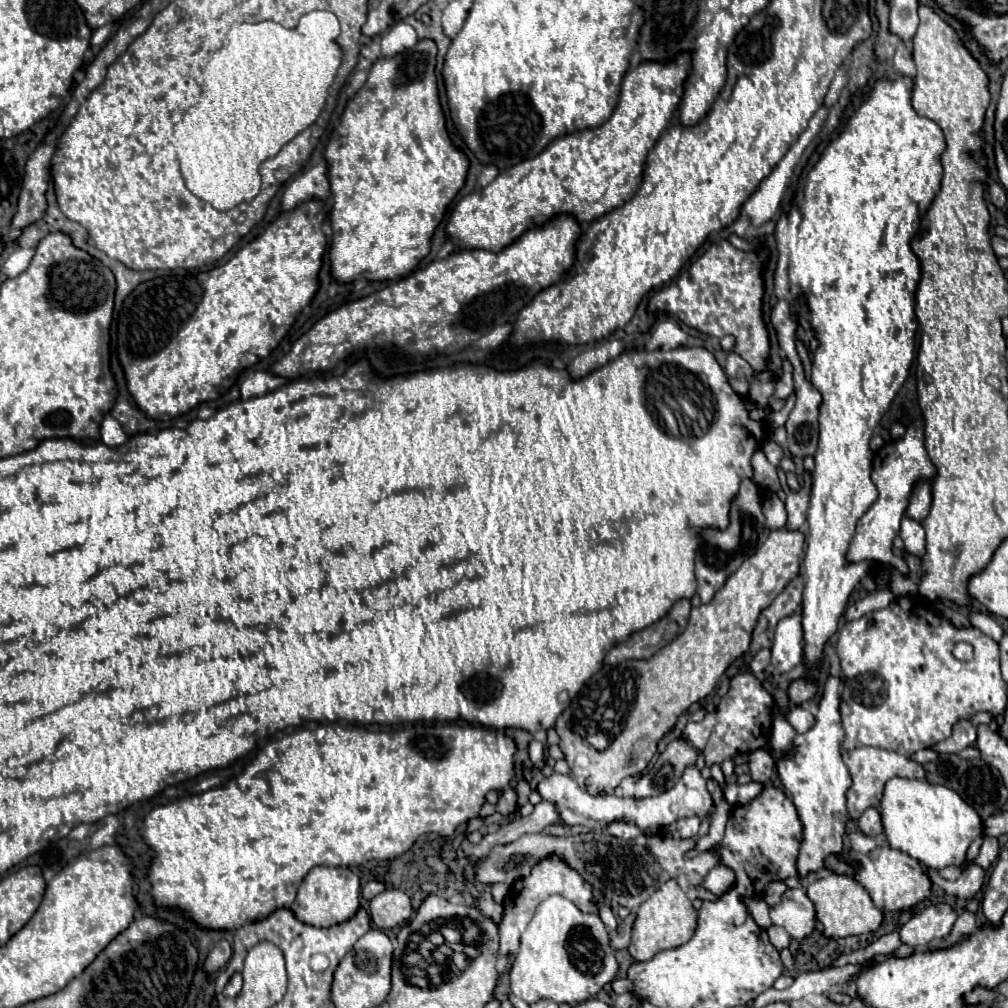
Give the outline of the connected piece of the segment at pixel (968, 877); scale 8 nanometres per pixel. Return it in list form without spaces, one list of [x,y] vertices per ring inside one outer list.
[[[970,864],[968,868],[964,868],[962,876],[958,880],[954,880],[954,882],[940,878],[938,874],[930,872],[928,868],[926,868],[926,874],[930,874],[932,882],[936,886],[940,886],[946,894],[952,894],[952,896],[958,896],[958,898],[964,898],[964,900],[968,900],[976,892],[980,892],[980,888],[984,884],[984,876],[986,876],[986,872],[978,864]]]

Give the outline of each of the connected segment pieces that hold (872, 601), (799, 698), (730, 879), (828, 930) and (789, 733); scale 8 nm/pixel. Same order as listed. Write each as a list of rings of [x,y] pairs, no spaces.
[[[878,590],[878,592],[870,592],[866,598],[850,604],[846,608],[846,620],[856,620],[872,610],[880,610],[880,608],[886,608],[890,602],[894,600],[894,594],[890,590]]]
[[[804,678],[792,682],[790,688],[788,688],[788,698],[790,698],[790,702],[794,702],[794,704],[802,704],[802,702],[806,702],[808,698],[812,698],[814,694],[816,694],[816,684],[814,684],[814,682],[808,682],[808,680],[804,680]]]
[[[718,864],[718,866],[714,866],[708,872],[708,876],[704,880],[704,888],[708,888],[710,892],[714,892],[716,896],[722,896],[724,892],[728,892],[732,888],[734,880],[736,880],[734,872],[728,866]]]
[[[826,874],[824,878],[812,882],[806,888],[806,894],[816,908],[816,920],[822,924],[822,934],[826,938],[838,940],[846,936],[858,936],[874,932],[882,924],[882,912],[872,904],[868,892],[848,876]]]
[[[776,716],[776,718],[774,718],[774,726],[772,726],[772,738],[770,738],[772,750],[784,752],[784,750],[792,744],[794,734],[796,734],[796,732],[794,732],[794,728],[788,724],[788,720],[782,718],[782,716]]]

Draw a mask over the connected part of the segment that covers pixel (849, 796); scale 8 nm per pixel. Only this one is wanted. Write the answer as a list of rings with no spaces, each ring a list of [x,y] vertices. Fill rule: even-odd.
[[[854,748],[854,750],[844,750],[842,752],[842,760],[850,770],[852,776],[852,786],[846,792],[846,808],[852,820],[858,820],[862,816],[862,812],[870,806],[880,806],[882,800],[882,792],[884,792],[884,784],[890,778],[918,778],[924,780],[926,772],[920,764],[916,764],[914,760],[898,754],[898,752],[890,752],[884,748]]]

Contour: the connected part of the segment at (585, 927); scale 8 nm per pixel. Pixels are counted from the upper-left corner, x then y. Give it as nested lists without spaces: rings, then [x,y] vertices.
[[[554,894],[538,904],[534,918],[520,938],[520,950],[514,956],[510,968],[510,988],[524,1002],[532,1004],[538,998],[552,998],[556,1004],[578,1004],[594,998],[604,984],[612,982],[618,972],[618,962],[614,958],[614,950],[610,948],[610,938],[604,922],[598,914],[586,914],[576,908],[570,900]]]

